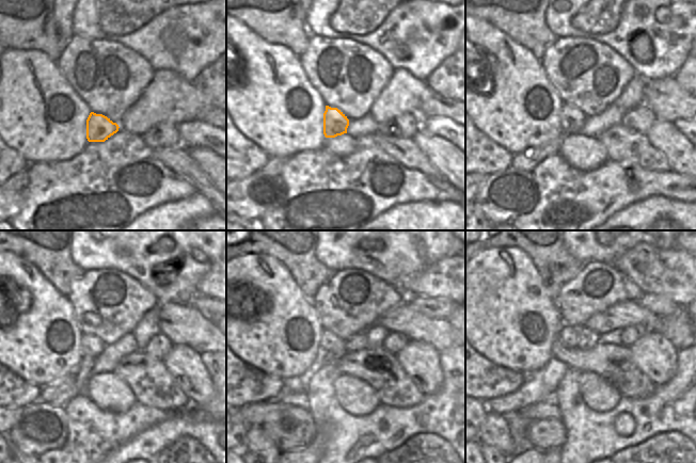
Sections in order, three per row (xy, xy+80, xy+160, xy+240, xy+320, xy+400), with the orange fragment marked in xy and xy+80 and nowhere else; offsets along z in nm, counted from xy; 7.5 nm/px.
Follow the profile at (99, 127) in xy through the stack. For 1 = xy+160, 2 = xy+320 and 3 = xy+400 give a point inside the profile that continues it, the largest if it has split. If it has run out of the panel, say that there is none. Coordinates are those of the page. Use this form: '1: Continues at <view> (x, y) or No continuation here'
1: Continues at xy+160 (572, 118)
2: Continues at xy+320 (329, 340)
3: Continues at xy+400 (568, 335)

